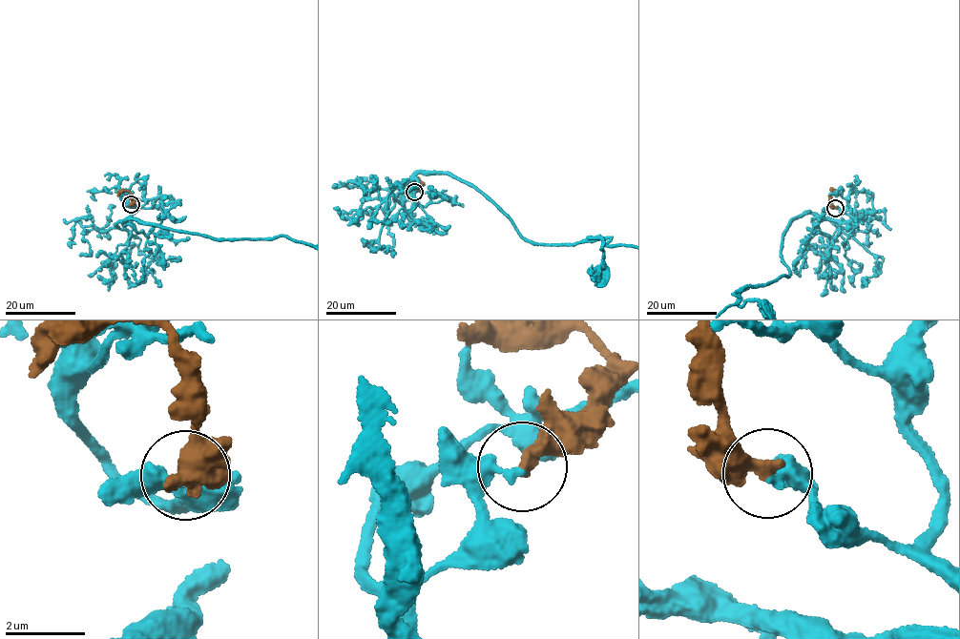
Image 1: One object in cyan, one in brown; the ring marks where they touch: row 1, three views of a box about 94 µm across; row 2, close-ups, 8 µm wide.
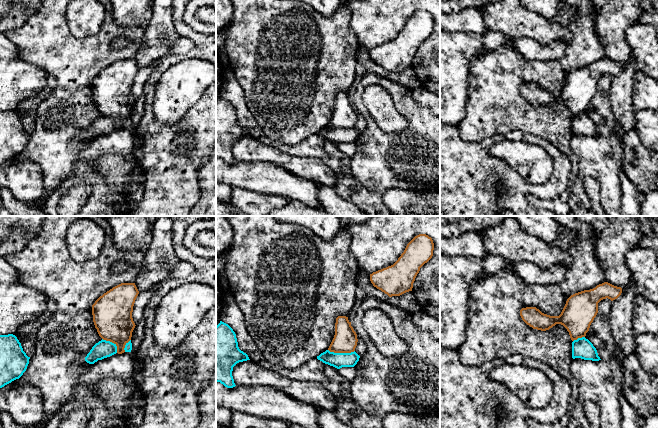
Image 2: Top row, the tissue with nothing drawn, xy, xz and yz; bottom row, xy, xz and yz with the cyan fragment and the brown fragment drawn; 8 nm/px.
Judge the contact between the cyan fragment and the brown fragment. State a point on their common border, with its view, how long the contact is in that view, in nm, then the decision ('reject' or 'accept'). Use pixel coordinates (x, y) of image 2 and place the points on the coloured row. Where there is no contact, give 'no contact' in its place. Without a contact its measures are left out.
xz (341, 353) | 220 nm | reject

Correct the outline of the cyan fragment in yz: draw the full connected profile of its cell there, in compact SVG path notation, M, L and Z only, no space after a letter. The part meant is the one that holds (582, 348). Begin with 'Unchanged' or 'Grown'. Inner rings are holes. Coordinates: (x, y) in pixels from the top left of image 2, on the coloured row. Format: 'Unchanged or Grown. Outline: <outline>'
Unchanged. Outline: M585 337L578 338L572 342L572 358L581 358L584 360L599 361L596 348Z

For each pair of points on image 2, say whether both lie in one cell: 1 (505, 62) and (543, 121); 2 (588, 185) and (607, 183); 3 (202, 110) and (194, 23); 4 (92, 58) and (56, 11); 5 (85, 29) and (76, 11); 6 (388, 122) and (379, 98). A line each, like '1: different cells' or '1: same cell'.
1: same cell
2: different cells
3: different cells
4: same cell
5: same cell
6: same cell

